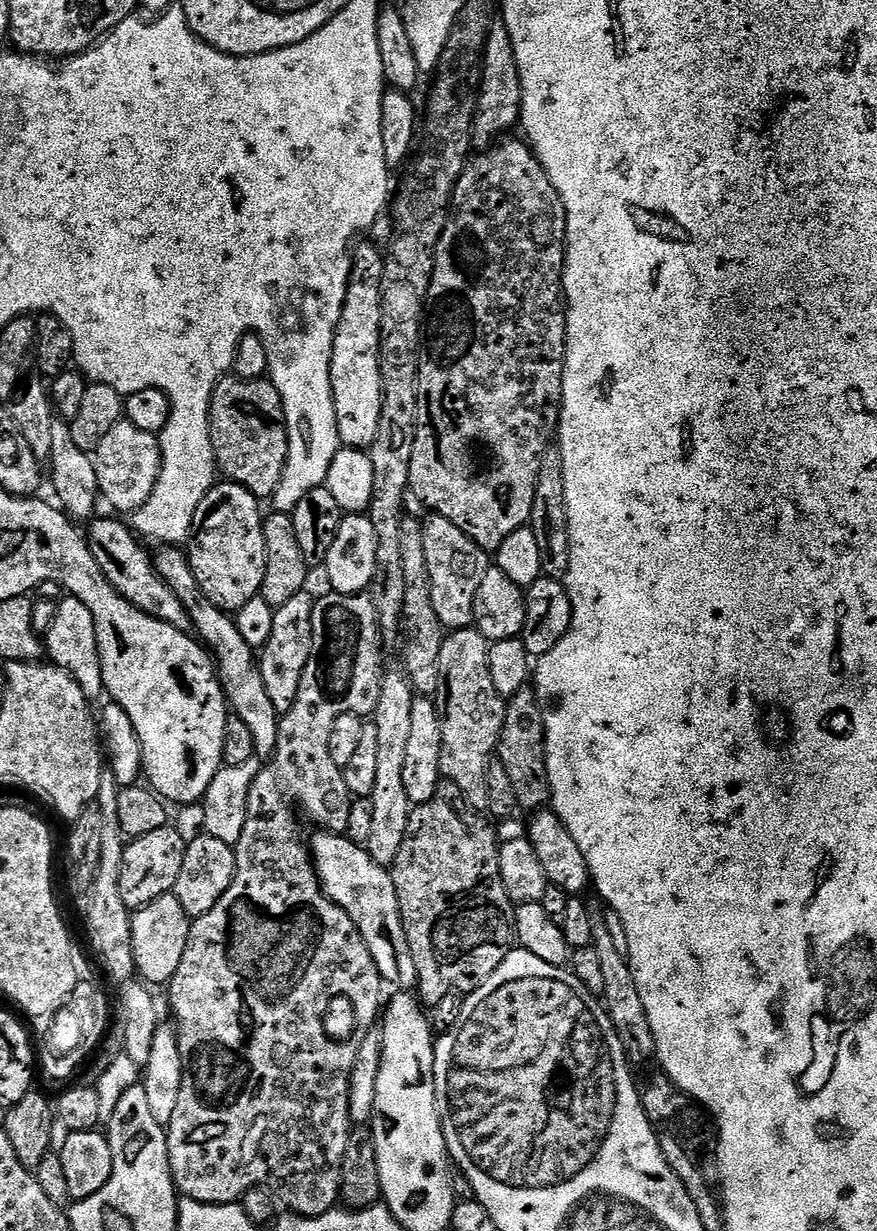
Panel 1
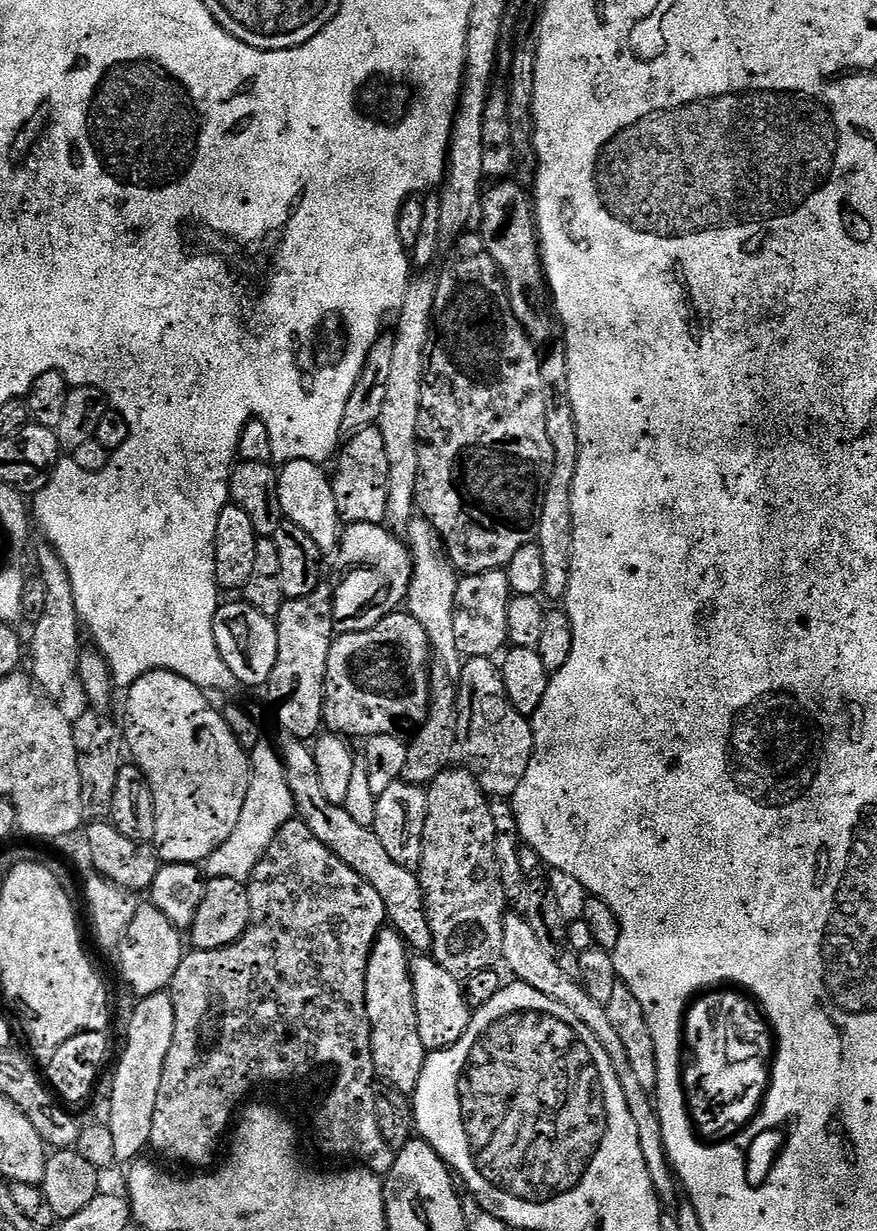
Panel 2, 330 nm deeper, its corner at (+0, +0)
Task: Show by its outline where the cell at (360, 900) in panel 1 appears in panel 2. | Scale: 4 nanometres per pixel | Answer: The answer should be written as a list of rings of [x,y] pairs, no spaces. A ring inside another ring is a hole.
[[[420,954],[412,960],[412,981],[416,995],[418,1030],[422,1034],[425,1049],[449,1048],[472,1021],[473,1009],[465,995],[465,985],[452,973],[447,972],[431,955]]]

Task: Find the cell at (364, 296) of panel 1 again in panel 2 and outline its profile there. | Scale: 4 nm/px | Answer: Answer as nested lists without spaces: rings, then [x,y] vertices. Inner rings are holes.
[[[379,427],[363,428],[360,432],[351,433],[339,449],[335,464],[336,476],[334,472],[331,482],[341,517],[348,524],[381,523],[388,515],[390,462],[386,458],[386,442],[382,440]]]

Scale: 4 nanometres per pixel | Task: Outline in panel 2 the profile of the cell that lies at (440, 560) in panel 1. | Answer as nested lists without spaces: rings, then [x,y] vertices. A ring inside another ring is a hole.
[[[494,568],[489,572],[473,572],[465,575],[459,581],[457,586],[456,600],[456,636],[459,640],[459,646],[465,653],[473,656],[491,656],[497,655],[503,644],[509,643],[508,638],[508,607],[513,598],[512,587],[508,581],[507,571]]]

